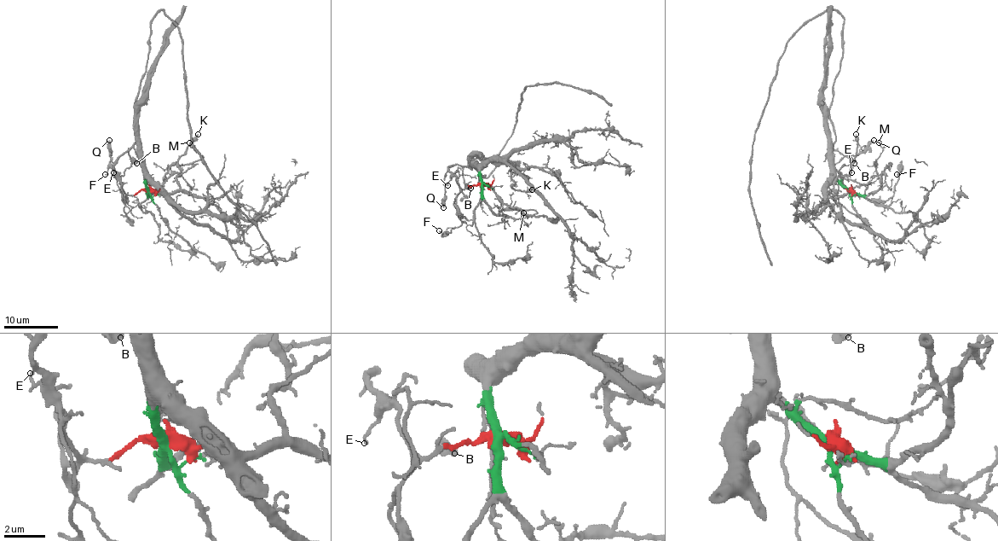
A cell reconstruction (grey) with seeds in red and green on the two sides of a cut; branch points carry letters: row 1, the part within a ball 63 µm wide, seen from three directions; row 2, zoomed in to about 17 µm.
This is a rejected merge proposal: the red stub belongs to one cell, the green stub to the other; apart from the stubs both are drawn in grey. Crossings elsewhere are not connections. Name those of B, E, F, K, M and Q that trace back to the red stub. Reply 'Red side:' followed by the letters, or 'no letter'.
Red side: B, E, F, Q

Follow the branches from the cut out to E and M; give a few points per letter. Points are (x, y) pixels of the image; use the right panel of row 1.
E: (850, 189), (842, 180), (852, 171)
M: (850, 189), (868, 194), (880, 187), (876, 165), (883, 148), (879, 142)

